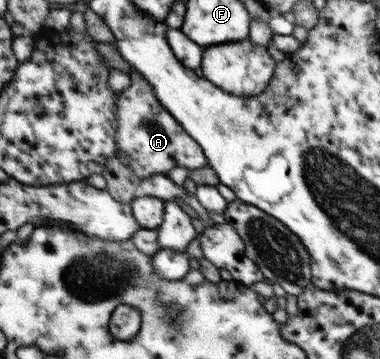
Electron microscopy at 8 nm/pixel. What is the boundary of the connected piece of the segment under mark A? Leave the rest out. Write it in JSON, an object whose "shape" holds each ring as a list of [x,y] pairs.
{"shape":[[[131,73],[131,85],[119,92],[118,103],[118,151],[127,152],[124,160],[142,180],[163,173],[167,175],[176,167],[195,170],[208,167],[208,158],[202,148],[184,130],[169,110],[161,105],[153,93],[152,85],[141,75],[136,80]]]}

